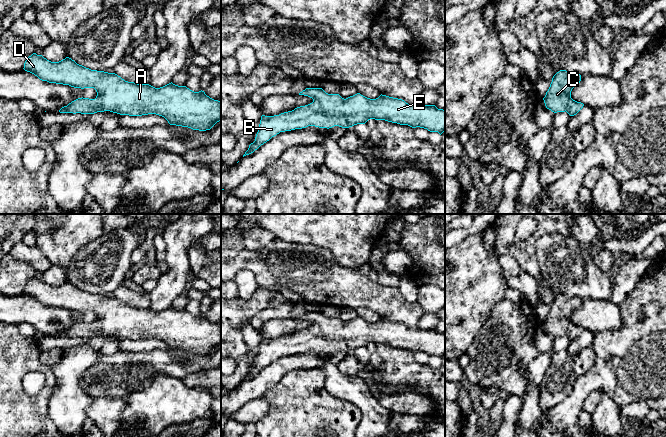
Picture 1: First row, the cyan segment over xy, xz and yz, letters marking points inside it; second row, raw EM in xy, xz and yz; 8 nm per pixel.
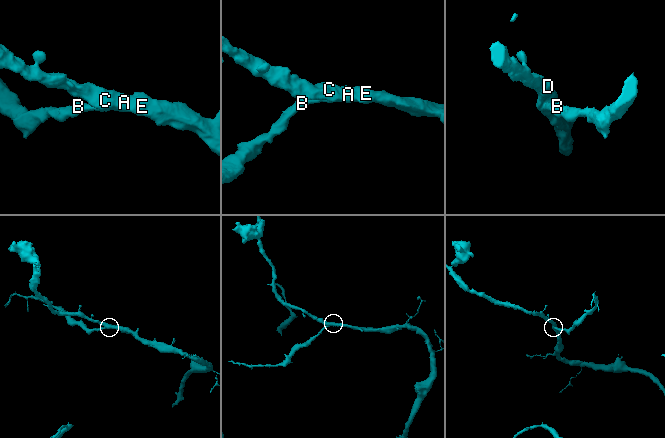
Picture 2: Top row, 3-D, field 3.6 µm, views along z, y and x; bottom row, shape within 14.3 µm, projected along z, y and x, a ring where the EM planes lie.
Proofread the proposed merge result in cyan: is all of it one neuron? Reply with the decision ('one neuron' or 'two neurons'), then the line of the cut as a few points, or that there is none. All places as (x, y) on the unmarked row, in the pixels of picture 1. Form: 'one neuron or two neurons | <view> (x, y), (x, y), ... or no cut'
one neuron | no cut

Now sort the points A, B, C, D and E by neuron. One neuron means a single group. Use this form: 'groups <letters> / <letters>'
groups A B C D E

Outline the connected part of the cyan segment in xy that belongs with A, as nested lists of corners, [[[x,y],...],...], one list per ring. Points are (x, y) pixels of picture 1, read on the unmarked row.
[[[36,277],[26,283],[23,293],[34,298],[42,305],[81,313],[94,312],[96,314],[97,320],[95,323],[78,322],[62,331],[59,334],[60,337],[94,338],[110,335],[129,340],[156,338],[164,341],[170,349],[188,351],[199,355],[210,354],[217,346],[221,345],[221,325],[210,322],[202,314],[194,316],[186,310],[178,310],[172,306],[163,311],[155,312],[149,308],[125,305],[115,297],[91,294],[77,288],[69,281],[59,286],[51,286]]]

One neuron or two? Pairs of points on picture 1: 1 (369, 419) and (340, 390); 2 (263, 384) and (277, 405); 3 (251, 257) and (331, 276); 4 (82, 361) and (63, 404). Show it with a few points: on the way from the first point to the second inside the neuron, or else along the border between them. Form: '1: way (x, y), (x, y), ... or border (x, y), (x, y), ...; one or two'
1: way (369, 410), (349, 390); one
2: border (286, 375), (261, 397); two
3: way (271, 265), (289, 265), (311, 271); one
4: way (71, 372), (69, 374), (69, 393); one

